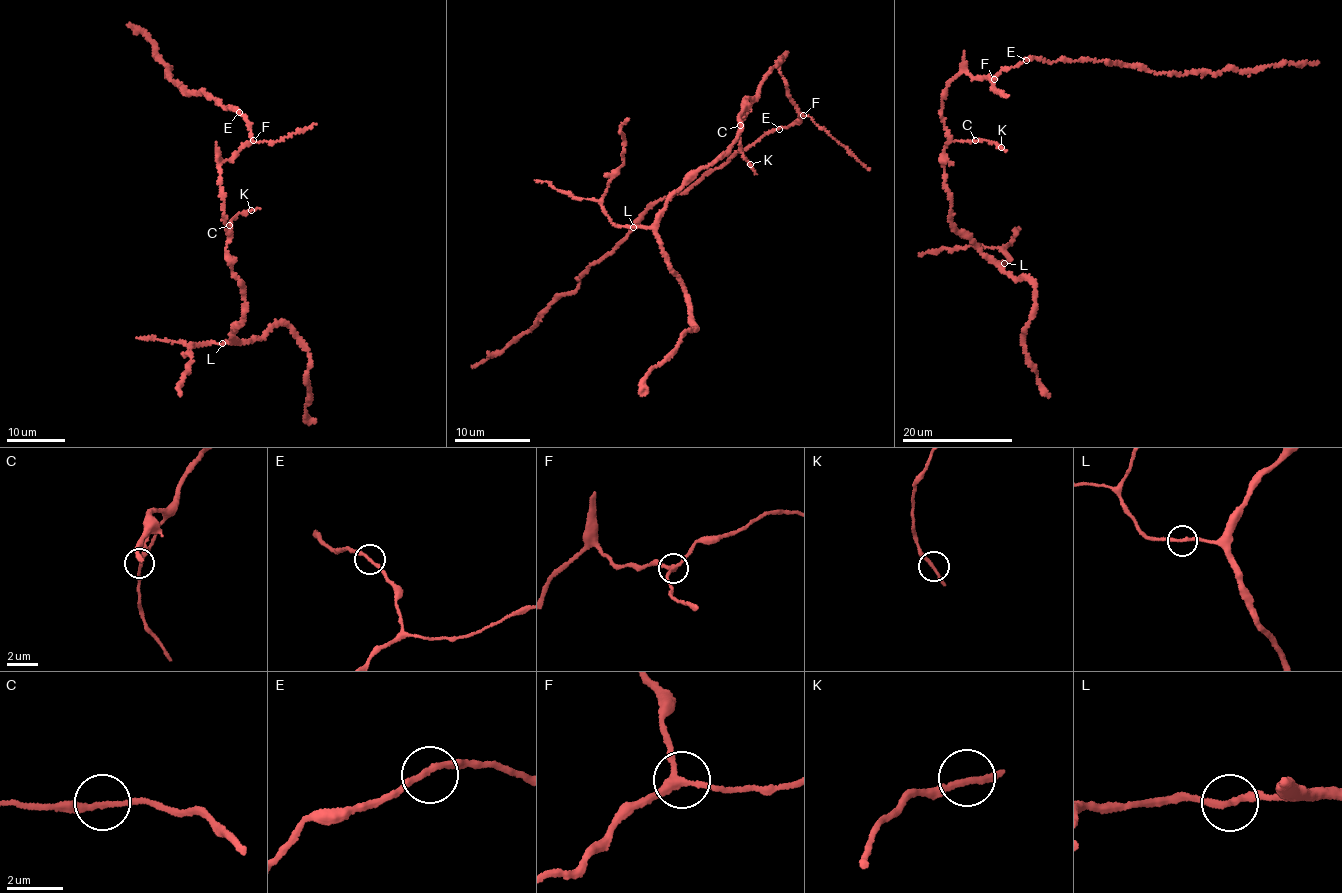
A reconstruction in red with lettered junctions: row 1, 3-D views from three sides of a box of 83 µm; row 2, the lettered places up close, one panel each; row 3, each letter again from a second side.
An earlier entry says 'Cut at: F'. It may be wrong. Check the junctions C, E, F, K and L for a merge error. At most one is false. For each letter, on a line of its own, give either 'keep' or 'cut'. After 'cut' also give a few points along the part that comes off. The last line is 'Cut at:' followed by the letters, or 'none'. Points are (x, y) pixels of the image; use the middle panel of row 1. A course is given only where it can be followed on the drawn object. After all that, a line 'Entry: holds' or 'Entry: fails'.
C: keep
E: keep
F: keep
K: keep
L: keep
Cut at: none
Entry: fails

